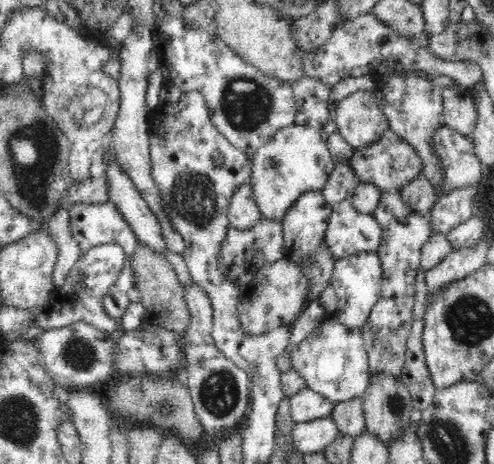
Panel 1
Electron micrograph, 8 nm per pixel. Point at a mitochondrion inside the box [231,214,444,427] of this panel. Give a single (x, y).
(396, 406)

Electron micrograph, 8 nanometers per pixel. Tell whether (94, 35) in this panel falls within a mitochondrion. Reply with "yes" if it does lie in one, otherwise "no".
no

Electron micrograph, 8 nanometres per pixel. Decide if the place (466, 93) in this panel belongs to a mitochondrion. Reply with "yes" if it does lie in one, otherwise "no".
no

